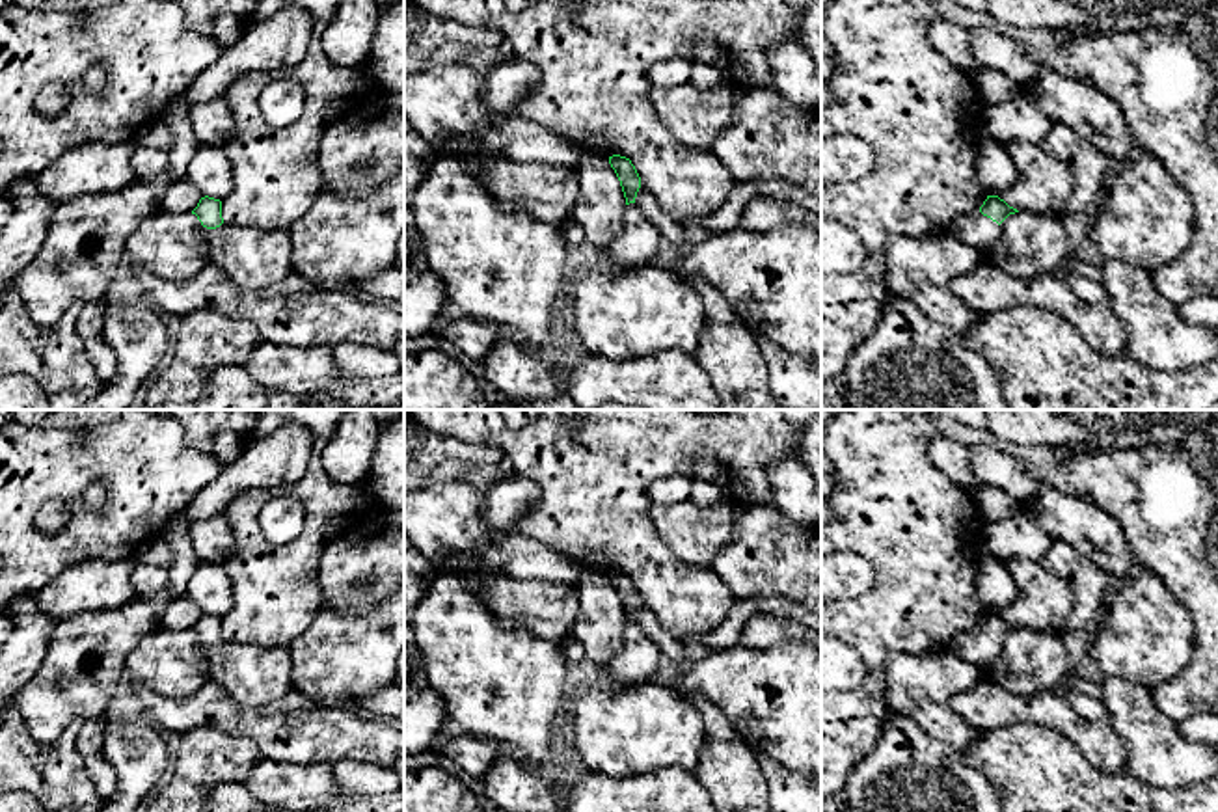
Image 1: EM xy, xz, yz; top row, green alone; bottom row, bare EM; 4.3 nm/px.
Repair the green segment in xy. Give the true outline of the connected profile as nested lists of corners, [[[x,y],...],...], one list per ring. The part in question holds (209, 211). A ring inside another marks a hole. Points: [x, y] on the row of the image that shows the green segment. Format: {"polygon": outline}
{"polygon": [[[209,196],[199,199],[192,214],[203,225],[210,263],[222,266],[240,289],[261,291],[294,272],[289,231],[227,225],[222,201]]]}

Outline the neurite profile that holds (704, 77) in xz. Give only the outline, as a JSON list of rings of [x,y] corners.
[[[693,61],[689,82],[697,89],[710,91],[710,89],[715,89],[715,88],[726,84],[726,78],[713,65],[708,65],[708,63],[702,63],[702,61]]]

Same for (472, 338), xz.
[[[467,317],[451,320],[447,328],[434,332],[473,359],[484,359],[501,335],[495,326]]]

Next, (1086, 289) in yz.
[[[1067,268],[1065,281],[1078,300],[1086,304],[1108,304],[1106,291],[1099,279],[1086,277],[1073,268]]]

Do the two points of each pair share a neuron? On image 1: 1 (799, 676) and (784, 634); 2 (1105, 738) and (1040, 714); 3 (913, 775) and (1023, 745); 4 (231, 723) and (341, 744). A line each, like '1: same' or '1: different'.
1: different
2: same
3: different
4: same

